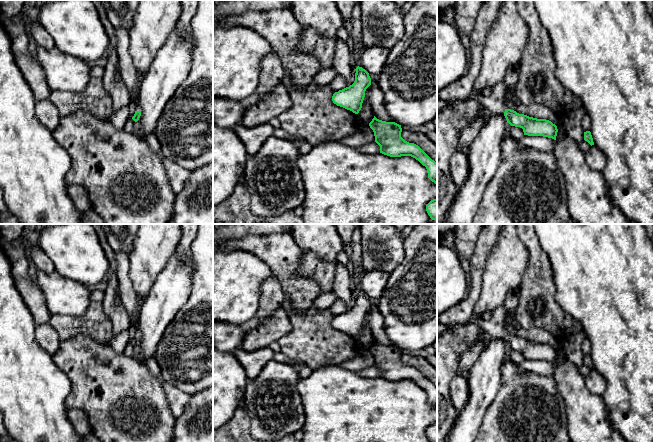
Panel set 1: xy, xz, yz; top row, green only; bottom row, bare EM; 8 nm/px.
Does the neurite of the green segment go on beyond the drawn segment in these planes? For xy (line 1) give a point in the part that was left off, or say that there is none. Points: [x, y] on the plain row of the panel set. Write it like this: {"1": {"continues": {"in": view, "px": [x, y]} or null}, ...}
{"1": {"continues": null}}

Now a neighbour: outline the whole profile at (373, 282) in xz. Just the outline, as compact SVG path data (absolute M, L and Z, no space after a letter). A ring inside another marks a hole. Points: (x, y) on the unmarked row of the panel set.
M379 270L366 271L361 278L358 290L365 293L370 299L378 301L385 289L389 274Z

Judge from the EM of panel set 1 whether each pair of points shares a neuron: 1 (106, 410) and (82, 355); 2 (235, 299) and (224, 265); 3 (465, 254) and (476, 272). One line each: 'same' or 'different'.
1: same
2: same
3: different

